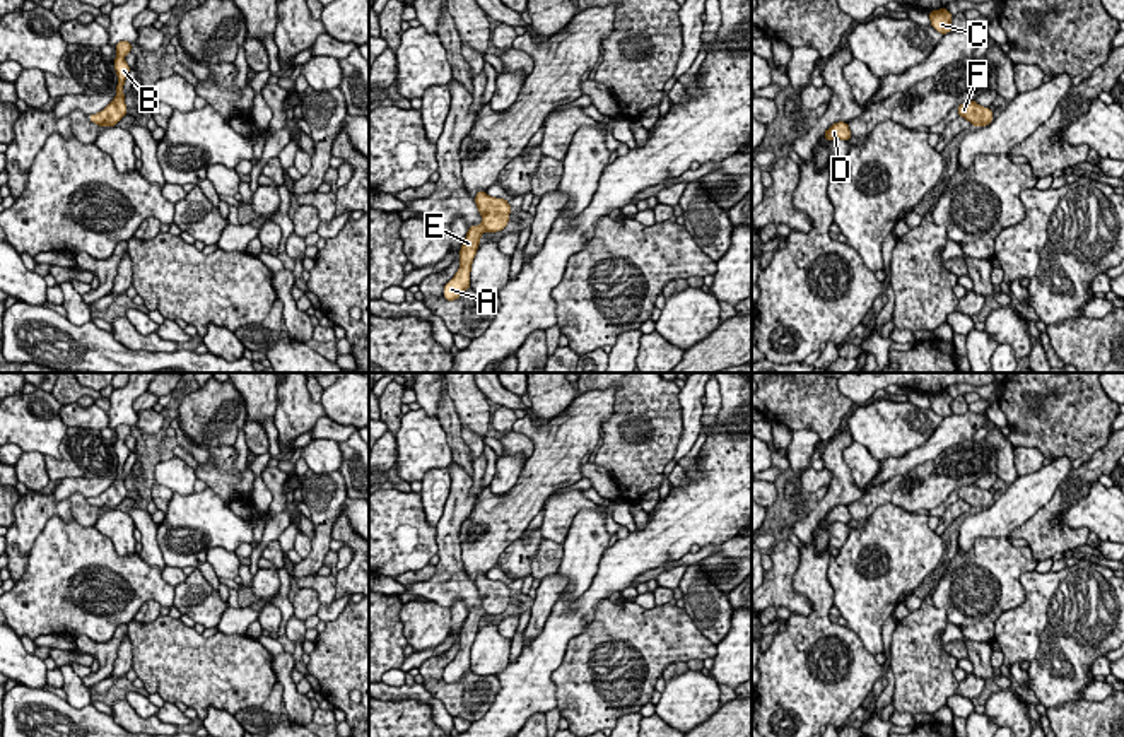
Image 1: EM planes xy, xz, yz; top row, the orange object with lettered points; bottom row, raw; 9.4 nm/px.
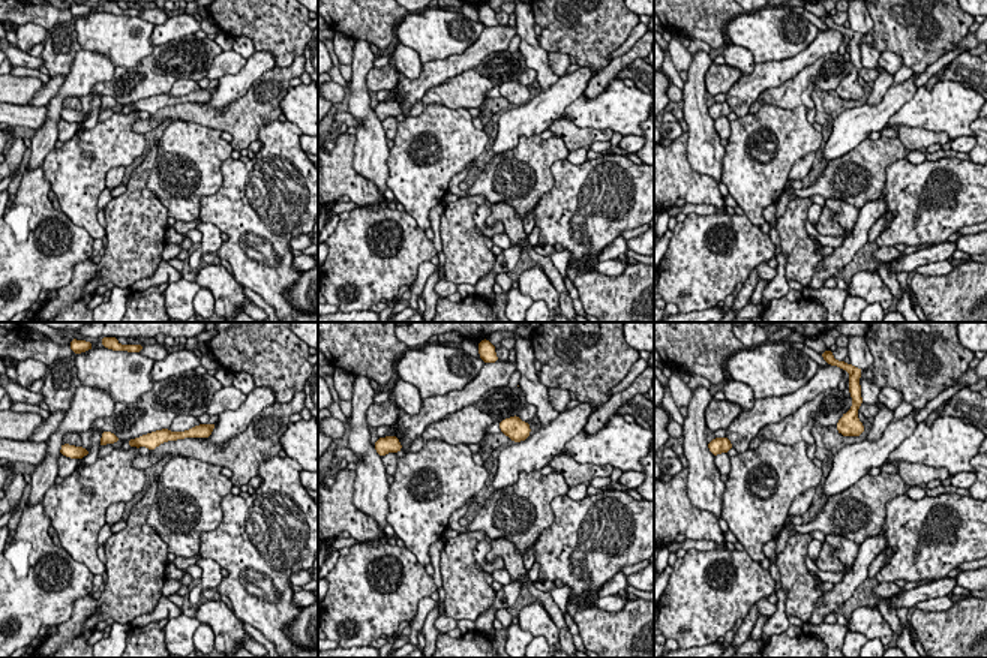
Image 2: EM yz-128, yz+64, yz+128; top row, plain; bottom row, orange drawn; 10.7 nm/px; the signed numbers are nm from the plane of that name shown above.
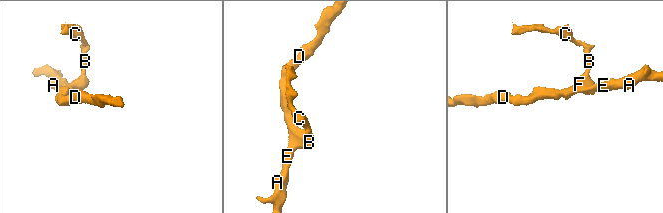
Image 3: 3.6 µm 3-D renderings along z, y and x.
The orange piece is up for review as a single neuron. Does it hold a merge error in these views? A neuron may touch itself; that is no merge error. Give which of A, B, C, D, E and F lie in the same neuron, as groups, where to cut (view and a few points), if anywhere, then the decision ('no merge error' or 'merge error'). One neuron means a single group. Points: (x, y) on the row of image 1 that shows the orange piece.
A B C D E F; no cut; no merge error

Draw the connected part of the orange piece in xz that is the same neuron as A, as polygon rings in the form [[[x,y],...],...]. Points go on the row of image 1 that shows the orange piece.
[[[478,192],[475,203],[482,215],[480,226],[471,226],[460,250],[461,267],[456,275],[444,286],[444,298],[448,301],[458,299],[470,287],[470,270],[475,253],[478,250],[480,236],[502,231],[509,222],[511,205],[504,198],[489,197],[485,192]]]

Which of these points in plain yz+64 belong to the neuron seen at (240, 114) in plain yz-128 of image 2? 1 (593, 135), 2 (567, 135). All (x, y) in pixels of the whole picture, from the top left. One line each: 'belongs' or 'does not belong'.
1: belongs
2: belongs

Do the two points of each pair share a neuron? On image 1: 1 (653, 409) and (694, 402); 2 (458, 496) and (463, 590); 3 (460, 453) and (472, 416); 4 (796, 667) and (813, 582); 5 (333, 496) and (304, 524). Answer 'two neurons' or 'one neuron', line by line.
1: two neurons
2: one neuron
3: two neurons
4: one neuron
5: two neurons

